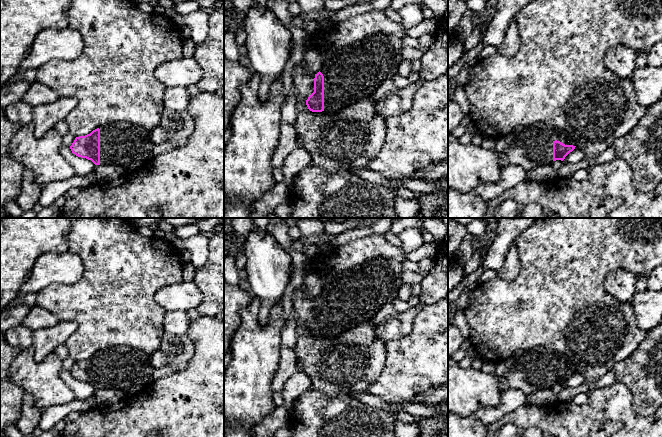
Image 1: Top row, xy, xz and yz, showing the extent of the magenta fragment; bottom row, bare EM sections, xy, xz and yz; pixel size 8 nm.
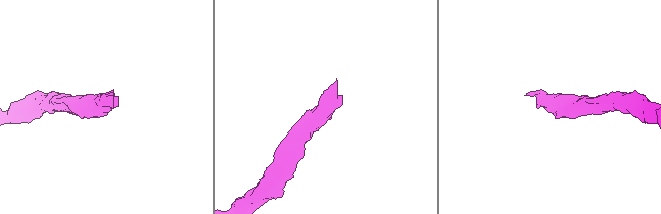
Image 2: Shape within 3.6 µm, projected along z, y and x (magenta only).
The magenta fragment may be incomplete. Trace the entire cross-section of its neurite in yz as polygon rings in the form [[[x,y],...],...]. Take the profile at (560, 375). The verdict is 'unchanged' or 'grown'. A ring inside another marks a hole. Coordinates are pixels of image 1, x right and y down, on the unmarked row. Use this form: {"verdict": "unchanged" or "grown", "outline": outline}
{"verdict": "grown", "outline": [[[537,347],[518,351],[496,364],[501,391],[517,389],[529,395],[539,389],[563,385],[575,373],[571,361],[554,349]]]}

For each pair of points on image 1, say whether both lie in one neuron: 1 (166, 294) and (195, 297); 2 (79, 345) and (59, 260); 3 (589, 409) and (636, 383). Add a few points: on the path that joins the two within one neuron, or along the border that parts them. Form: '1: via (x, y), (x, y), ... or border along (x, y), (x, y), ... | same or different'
1: via (173, 297), (188, 297) | same
2: border along (83, 269), (73, 283), (41, 289) | different
3: border along (616, 380), (630, 391), (634, 411) | different

